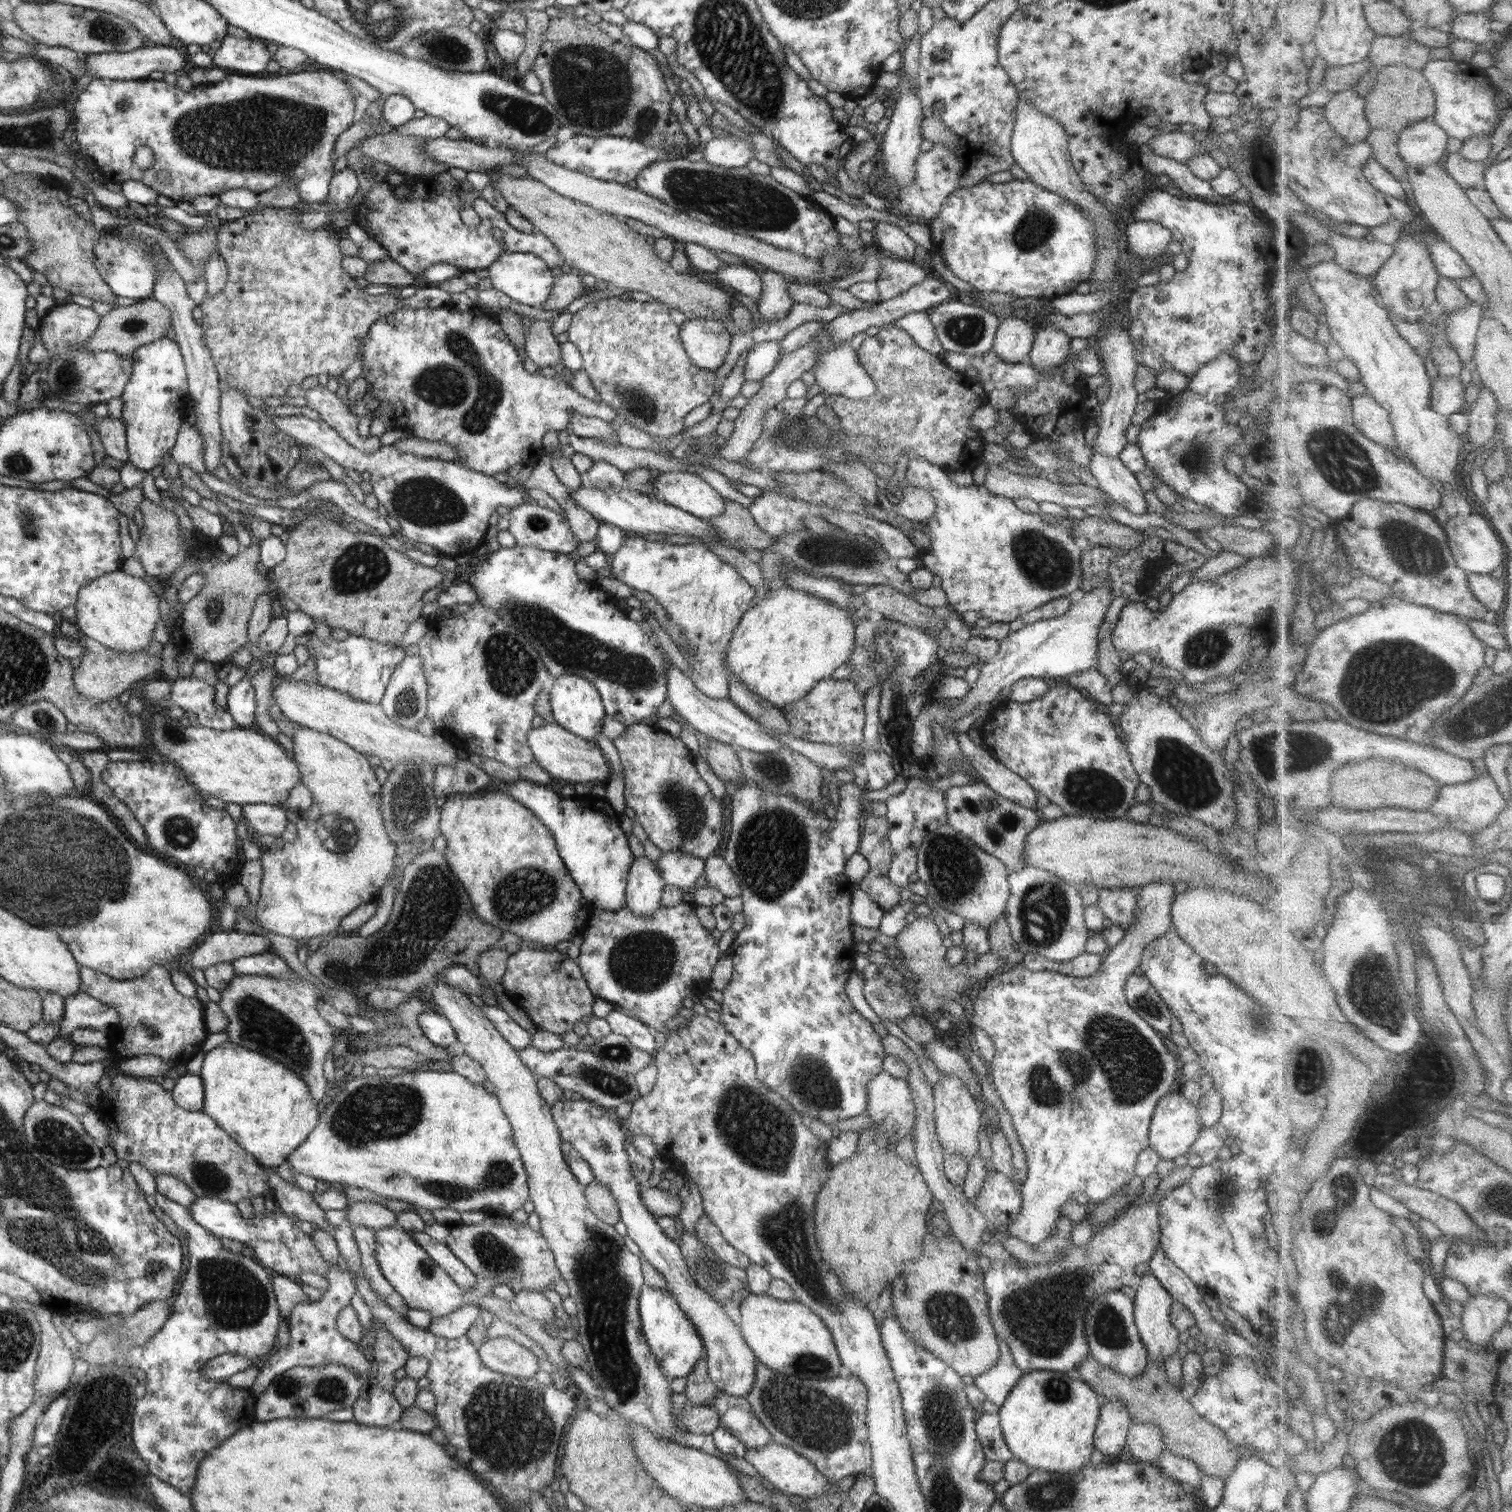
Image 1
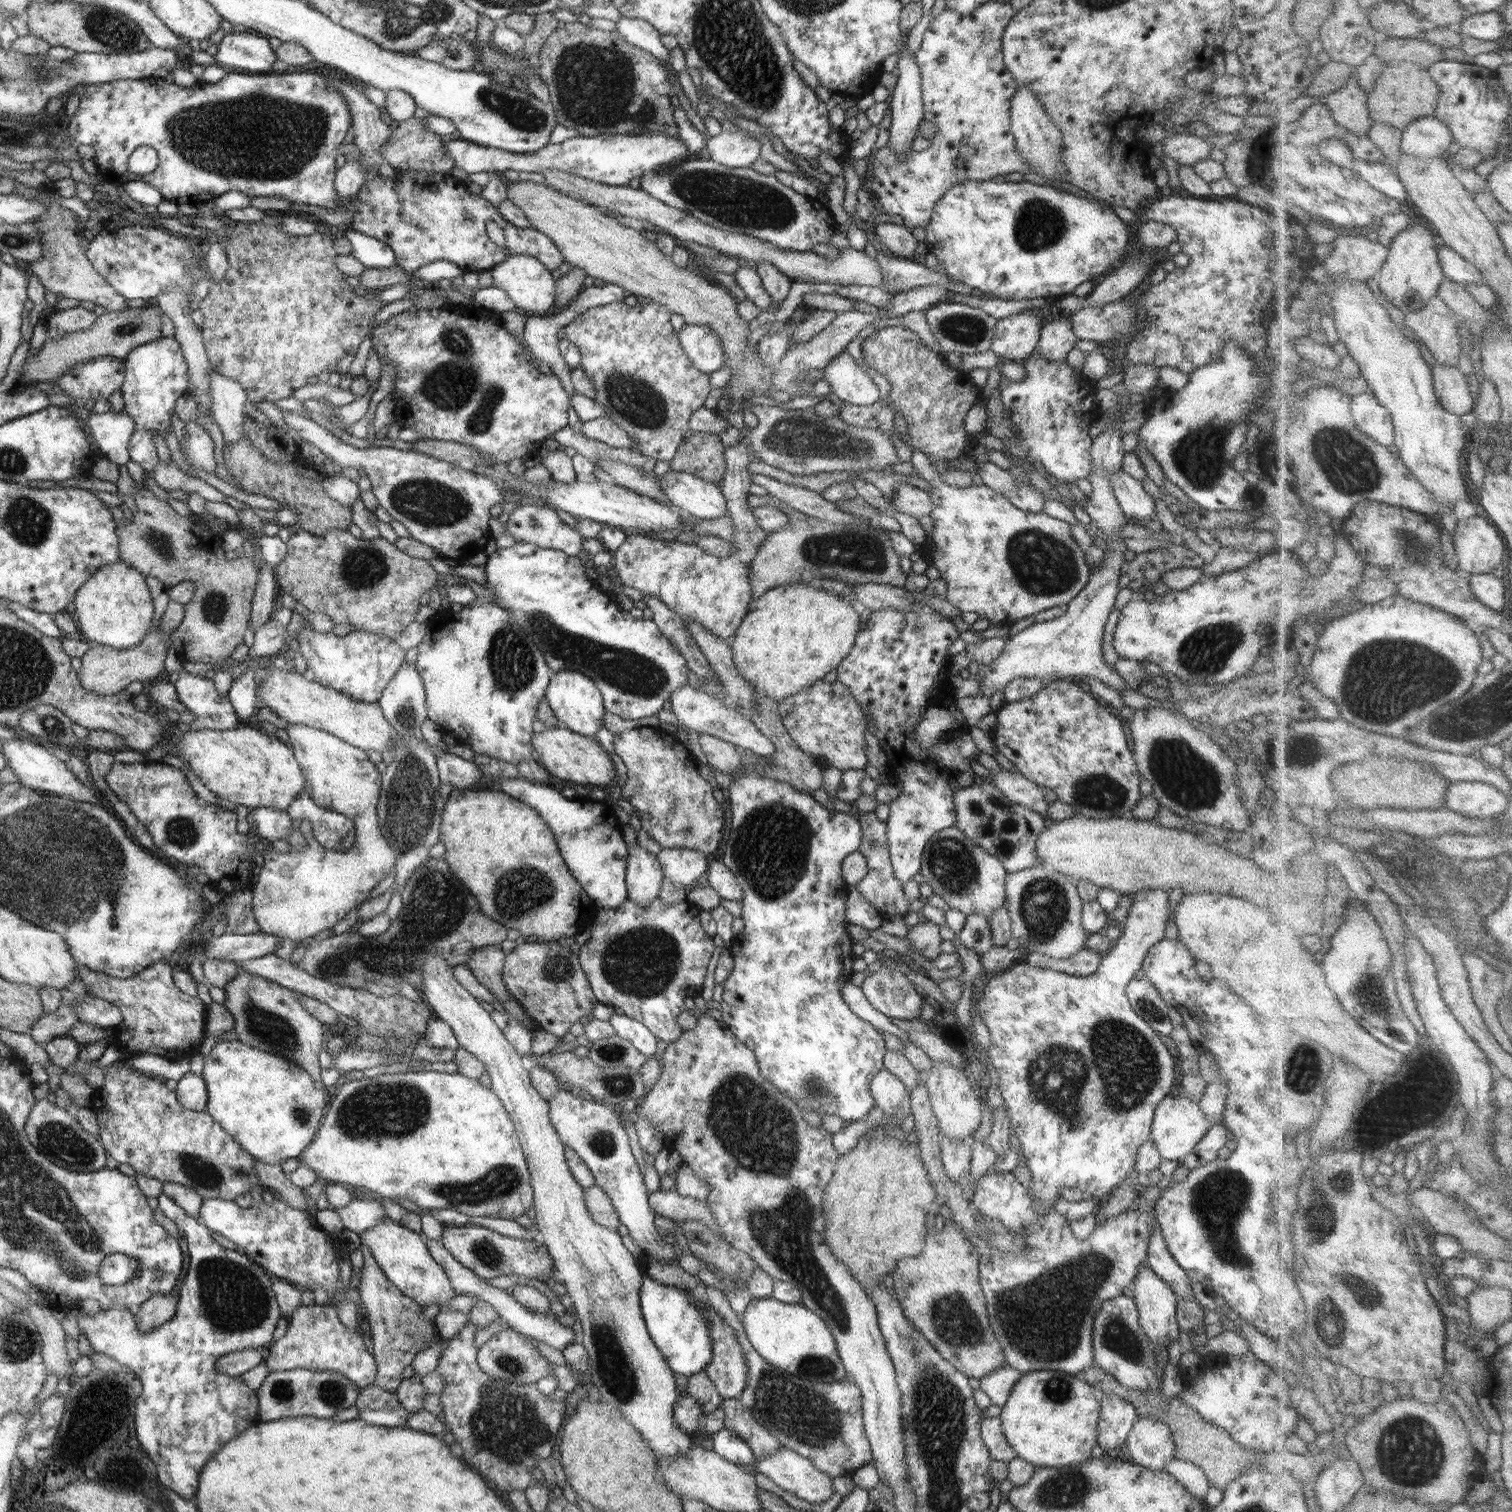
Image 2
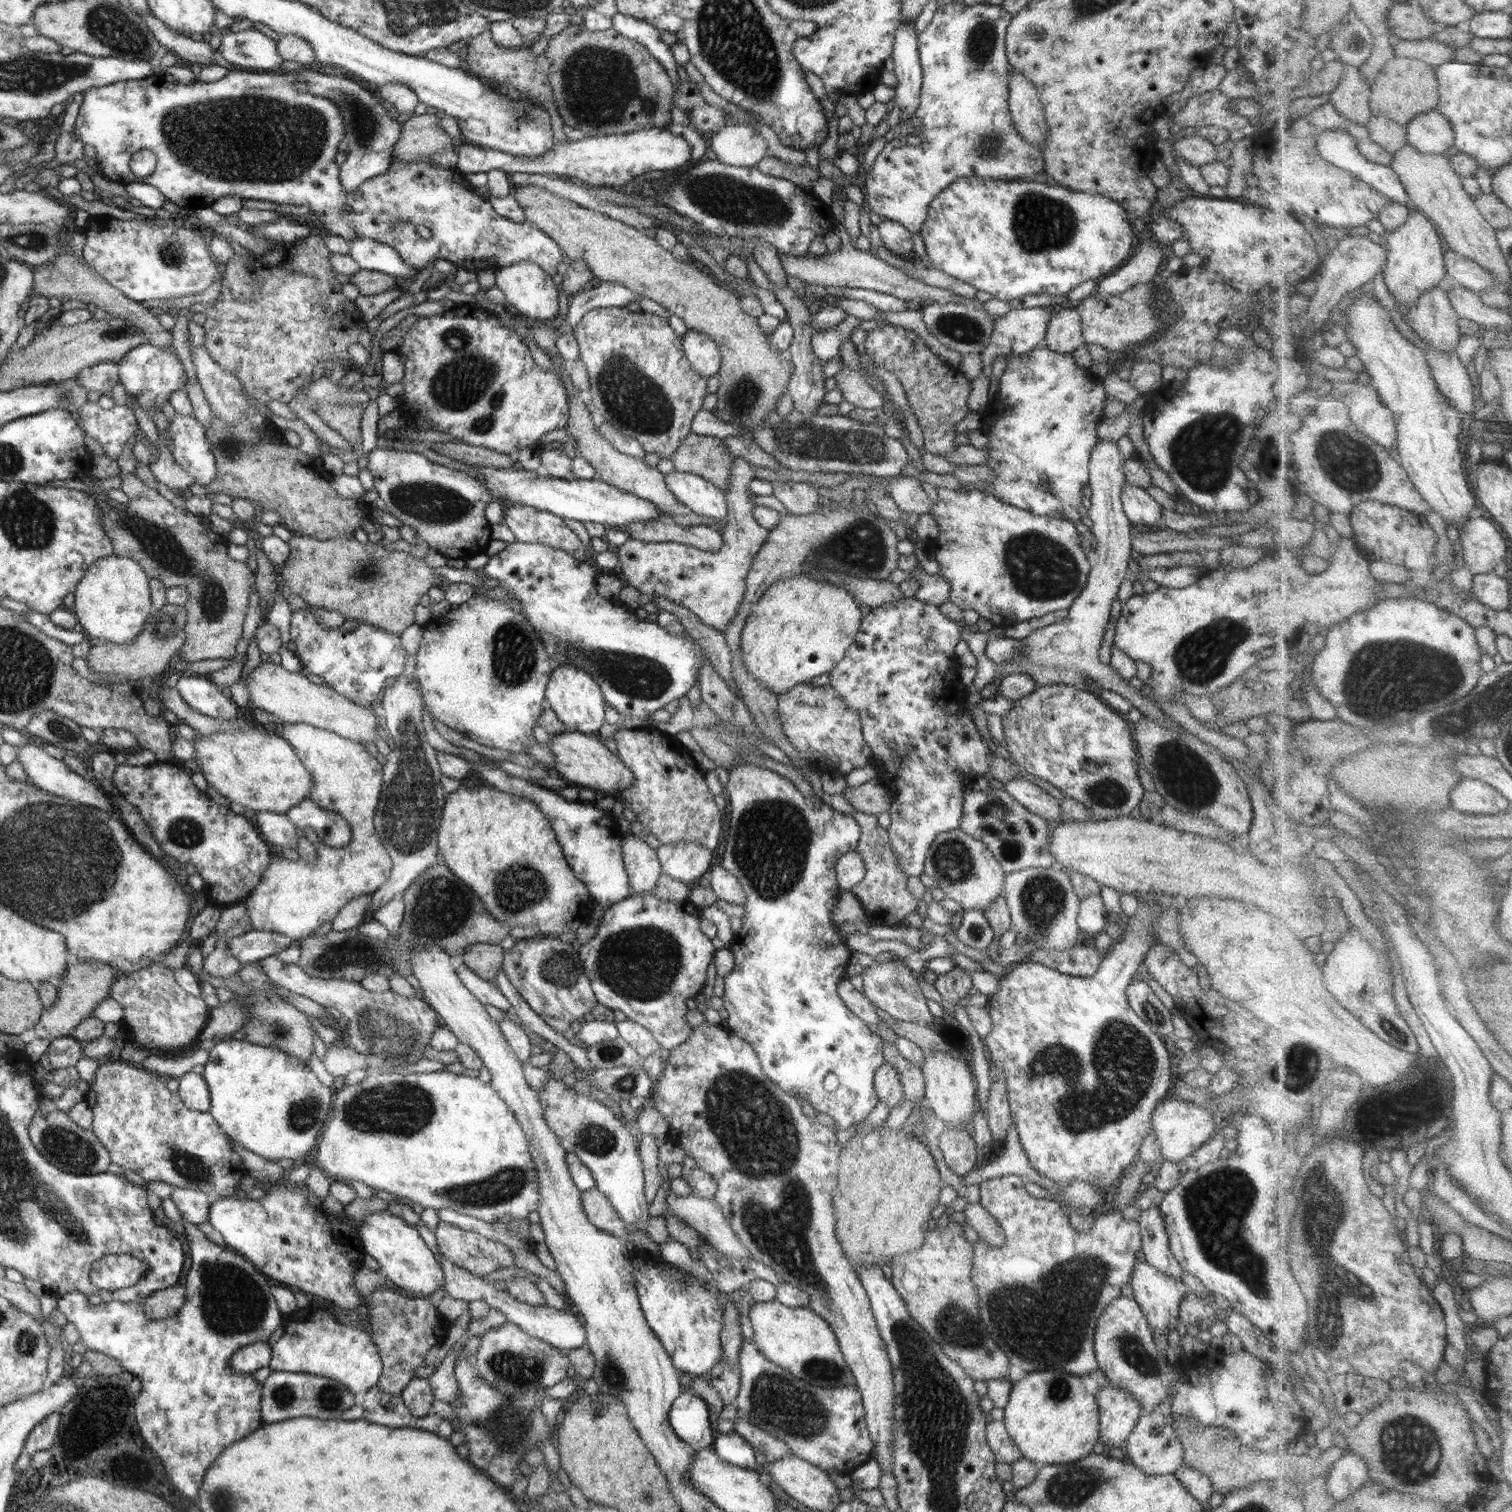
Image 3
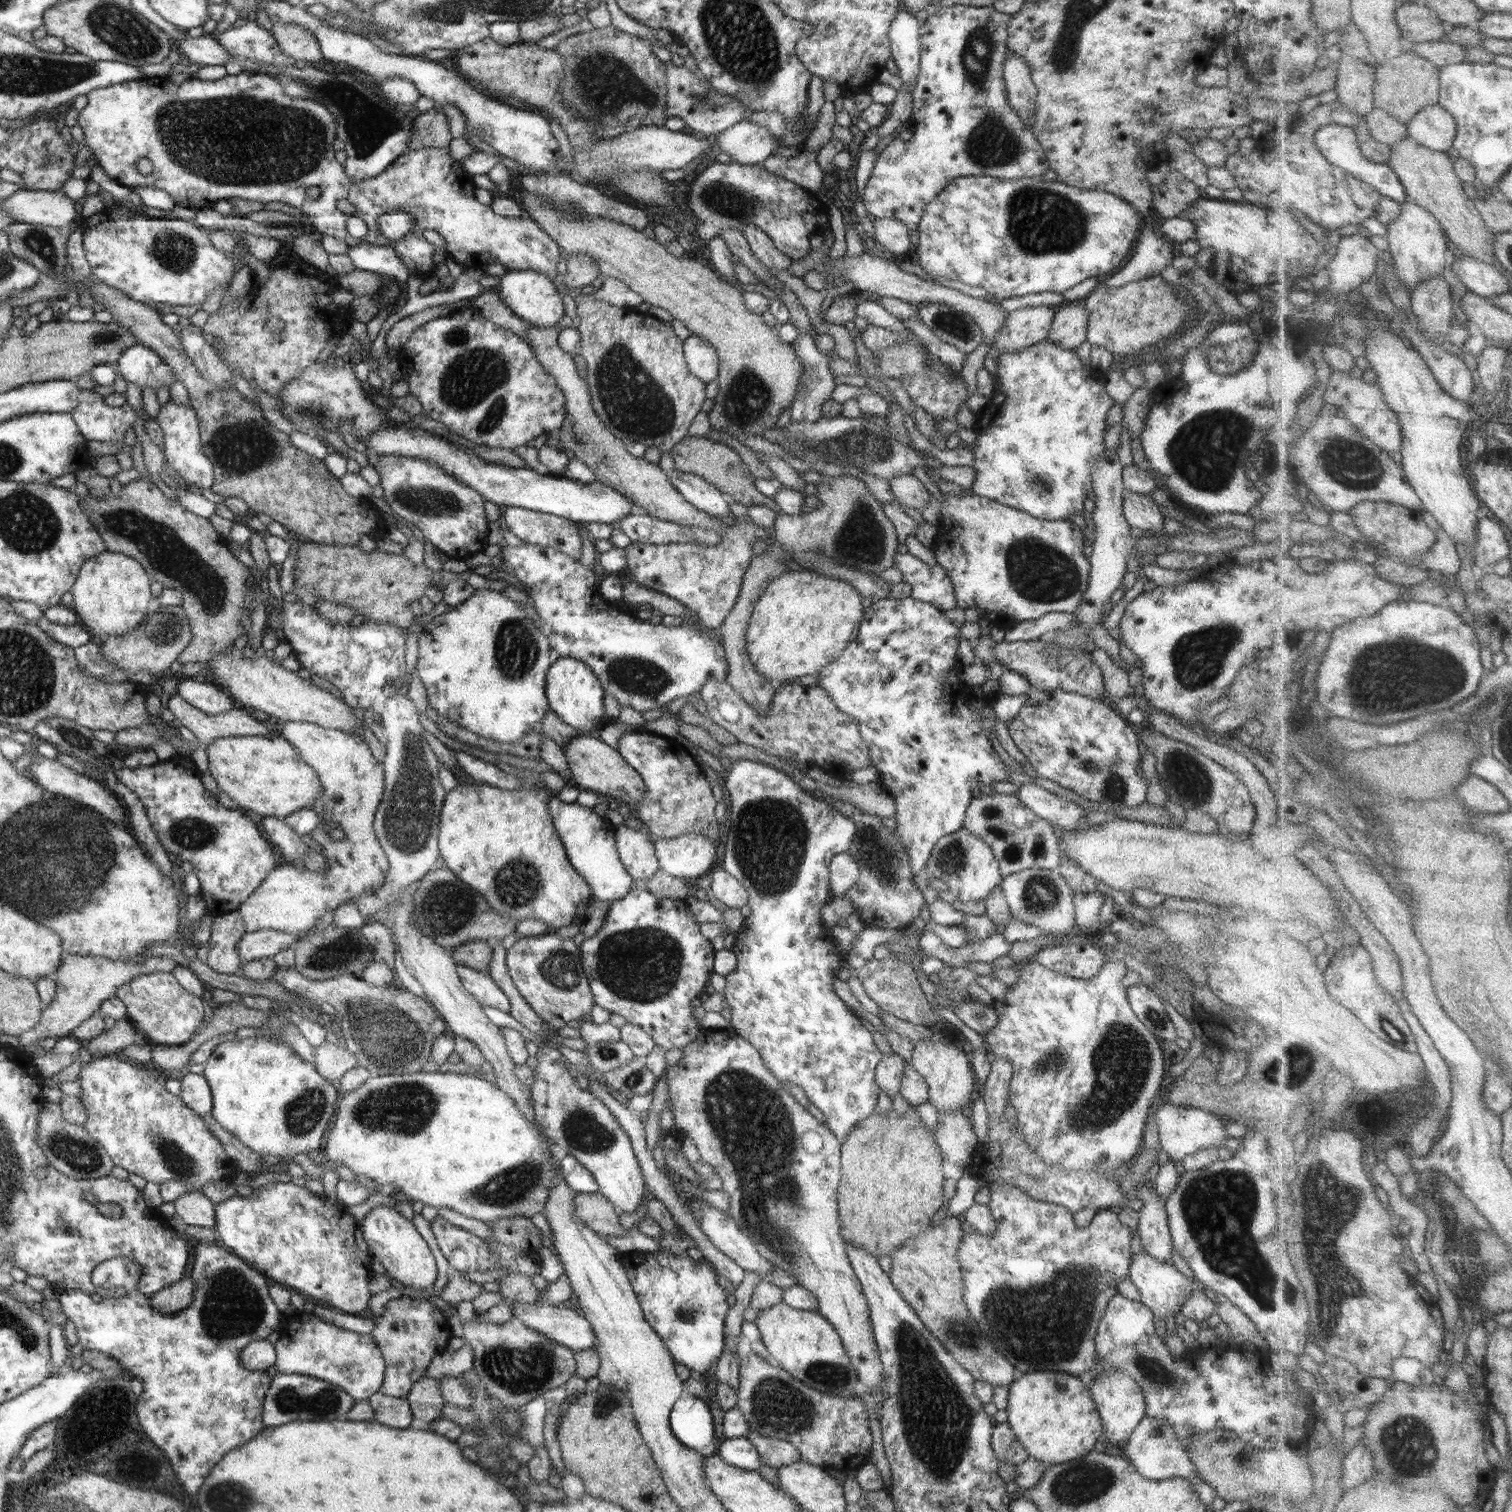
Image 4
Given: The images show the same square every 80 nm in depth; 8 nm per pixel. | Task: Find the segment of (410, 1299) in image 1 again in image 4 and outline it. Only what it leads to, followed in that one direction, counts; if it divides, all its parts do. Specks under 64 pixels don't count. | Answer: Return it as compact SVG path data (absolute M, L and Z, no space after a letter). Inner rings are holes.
M380 1206L371 1209L361 1221L361 1231L372 1251L372 1257L384 1265L389 1278L414 1290L424 1290L434 1284L438 1272L428 1244L416 1232L412 1221L404 1218L394 1207Z

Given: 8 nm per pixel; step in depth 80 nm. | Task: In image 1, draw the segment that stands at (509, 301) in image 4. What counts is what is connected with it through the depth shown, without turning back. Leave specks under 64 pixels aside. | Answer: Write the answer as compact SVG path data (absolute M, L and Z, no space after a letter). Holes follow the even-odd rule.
M504 252L488 268L490 280L496 290L502 291L518 304L538 306L552 290L554 275L551 268L538 255L521 252Z

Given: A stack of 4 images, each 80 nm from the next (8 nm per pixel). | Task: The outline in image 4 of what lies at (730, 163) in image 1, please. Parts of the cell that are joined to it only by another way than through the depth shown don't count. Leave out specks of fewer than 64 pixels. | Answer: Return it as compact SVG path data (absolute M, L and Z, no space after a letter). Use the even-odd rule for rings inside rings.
M746 120L738 122L734 126L727 128L724 132L717 136L718 148L721 152L731 156L734 163L746 165L760 165L766 161L768 156L772 155L776 148L775 141L780 143L780 137L776 137L765 126L754 124Z

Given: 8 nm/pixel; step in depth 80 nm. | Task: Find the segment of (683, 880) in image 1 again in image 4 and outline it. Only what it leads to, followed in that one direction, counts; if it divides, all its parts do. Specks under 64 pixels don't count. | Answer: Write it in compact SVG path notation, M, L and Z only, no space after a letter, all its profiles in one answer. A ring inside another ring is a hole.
M682 834L676 838L654 839L655 855L659 860L659 868L674 878L694 883L698 878L710 872L712 862L716 858L714 840L703 834Z

